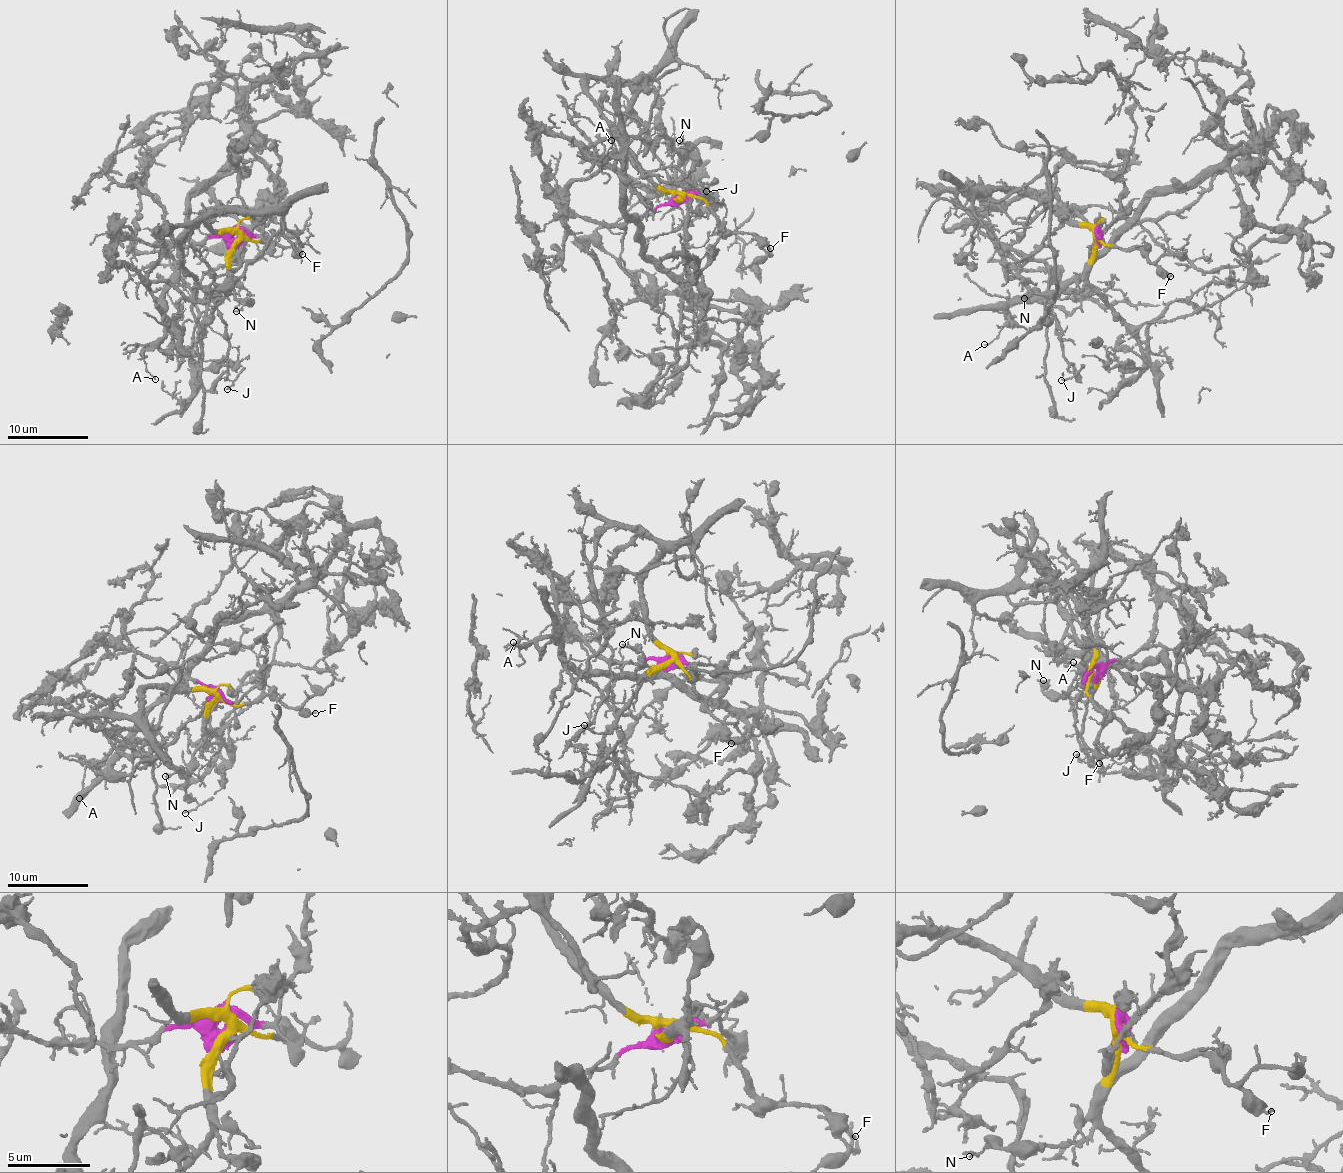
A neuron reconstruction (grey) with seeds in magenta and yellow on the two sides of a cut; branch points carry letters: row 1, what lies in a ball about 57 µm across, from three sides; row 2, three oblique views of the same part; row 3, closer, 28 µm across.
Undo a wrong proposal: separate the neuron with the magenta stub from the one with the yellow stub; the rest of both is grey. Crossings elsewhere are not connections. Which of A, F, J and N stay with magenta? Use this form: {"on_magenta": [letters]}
{"on_magenta": ["A"]}

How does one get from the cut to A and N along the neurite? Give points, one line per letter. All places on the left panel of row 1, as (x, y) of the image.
A: (236, 240), (147, 245), (115, 226), (116, 259), (136, 272), (163, 316), (163, 335), (142, 357), (155, 379)
N: (236, 240), (230, 275), (234, 295), (249, 303), (236, 312)

